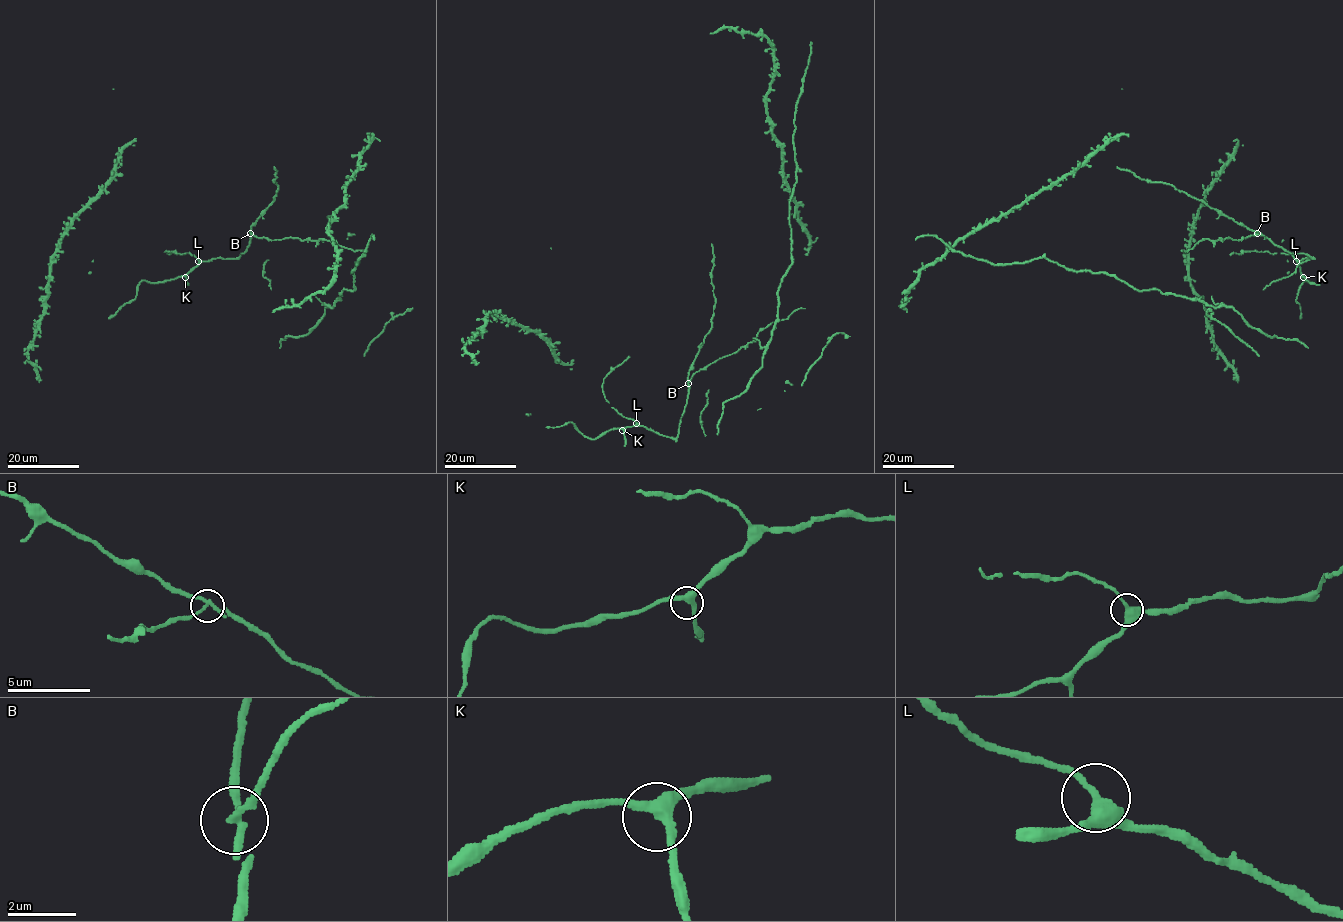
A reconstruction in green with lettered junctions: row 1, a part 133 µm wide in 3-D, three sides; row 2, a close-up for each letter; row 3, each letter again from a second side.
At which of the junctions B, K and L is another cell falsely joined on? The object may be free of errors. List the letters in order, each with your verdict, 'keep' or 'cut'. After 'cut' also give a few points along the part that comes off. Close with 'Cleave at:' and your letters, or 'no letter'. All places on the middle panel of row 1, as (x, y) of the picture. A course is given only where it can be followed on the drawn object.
B: cut; course (688, 383), (695, 373), (752, 342), (757, 333), (773, 322), (805, 308)
K: keep
L: keep
Cleave at: B

